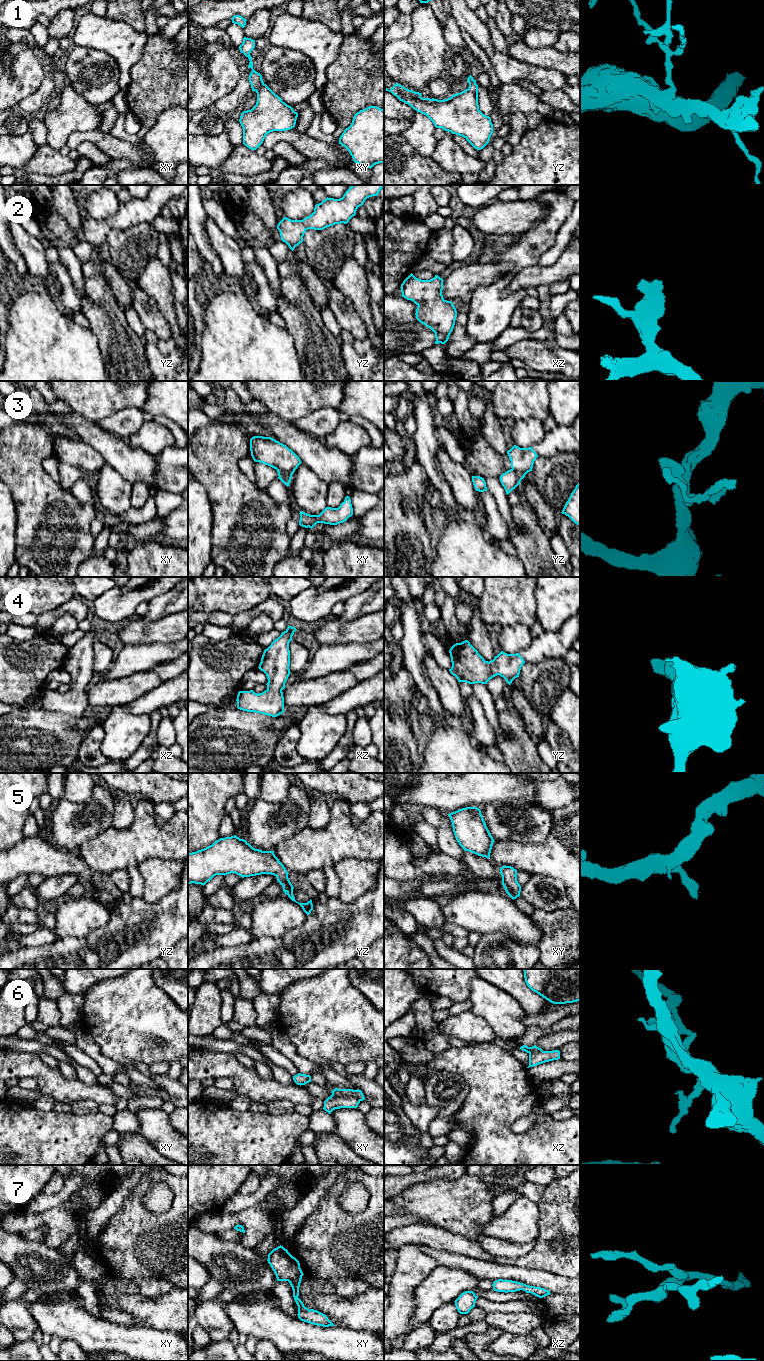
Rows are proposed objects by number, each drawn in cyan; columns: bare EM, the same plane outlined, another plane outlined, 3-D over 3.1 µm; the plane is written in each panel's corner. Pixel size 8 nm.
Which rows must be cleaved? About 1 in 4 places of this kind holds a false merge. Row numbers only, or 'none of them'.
3, 6

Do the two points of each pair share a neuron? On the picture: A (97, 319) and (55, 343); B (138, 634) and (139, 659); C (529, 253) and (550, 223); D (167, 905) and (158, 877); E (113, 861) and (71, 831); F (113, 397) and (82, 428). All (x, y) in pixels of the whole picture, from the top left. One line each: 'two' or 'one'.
A: two
B: two
C: one
D: two
E: two
F: two

